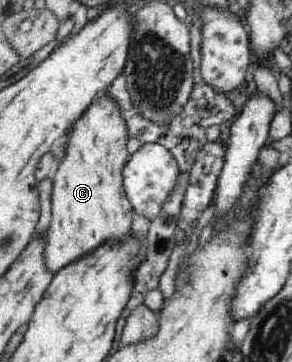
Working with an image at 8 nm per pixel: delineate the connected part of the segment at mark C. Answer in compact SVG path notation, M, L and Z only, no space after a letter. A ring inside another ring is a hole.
M111 97L99 98L70 131L65 159L58 164L52 177L52 214L46 234L46 261L51 273L63 271L65 265L81 261L99 247L123 247L131 239L131 201L124 187L124 171L130 162L130 132L119 105Z

